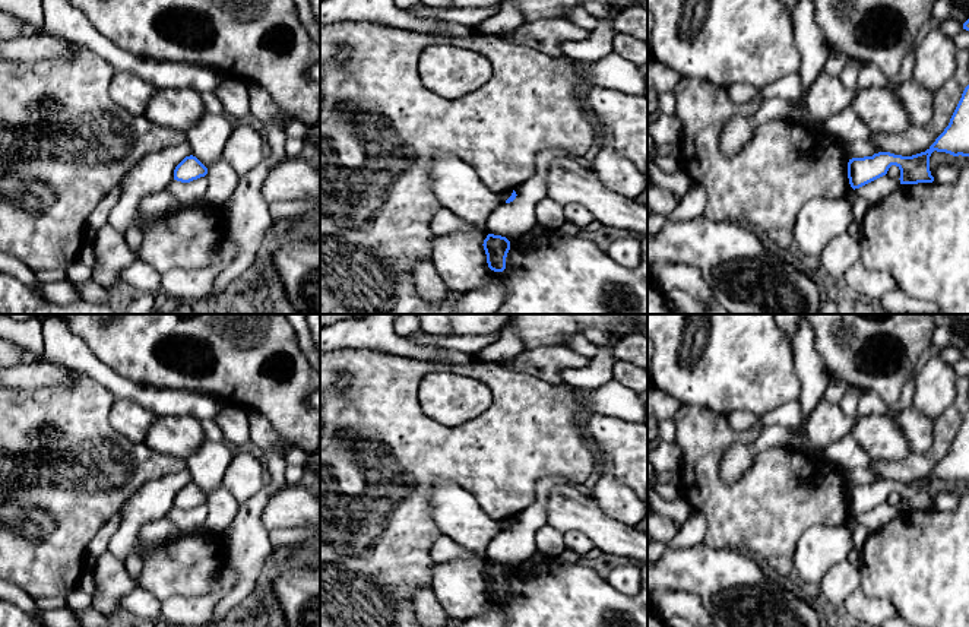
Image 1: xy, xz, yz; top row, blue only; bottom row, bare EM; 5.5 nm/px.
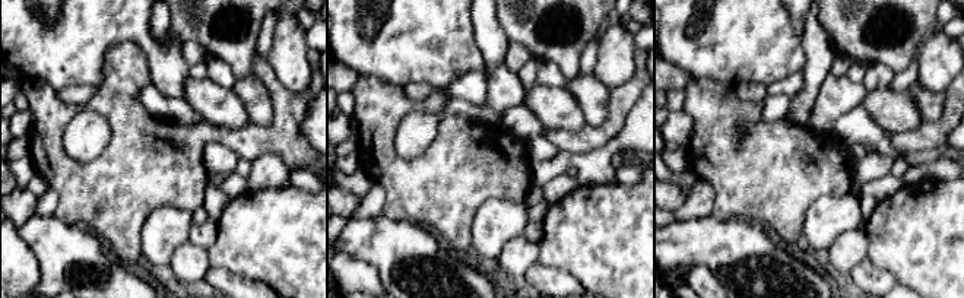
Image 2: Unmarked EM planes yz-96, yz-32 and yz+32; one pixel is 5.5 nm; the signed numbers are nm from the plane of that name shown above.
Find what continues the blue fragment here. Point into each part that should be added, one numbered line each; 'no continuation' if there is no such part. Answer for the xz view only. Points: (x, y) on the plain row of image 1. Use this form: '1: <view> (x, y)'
no continuation

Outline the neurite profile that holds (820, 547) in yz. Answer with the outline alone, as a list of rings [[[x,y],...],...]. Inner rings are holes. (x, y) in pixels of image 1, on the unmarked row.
[[[817,525],[807,529],[794,550],[794,573],[802,586],[817,588],[832,566],[848,560],[854,551],[852,531],[843,526]]]

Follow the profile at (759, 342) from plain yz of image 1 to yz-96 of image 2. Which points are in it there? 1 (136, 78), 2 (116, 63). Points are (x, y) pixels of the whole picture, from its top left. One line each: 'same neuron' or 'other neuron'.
1: other neuron
2: other neuron

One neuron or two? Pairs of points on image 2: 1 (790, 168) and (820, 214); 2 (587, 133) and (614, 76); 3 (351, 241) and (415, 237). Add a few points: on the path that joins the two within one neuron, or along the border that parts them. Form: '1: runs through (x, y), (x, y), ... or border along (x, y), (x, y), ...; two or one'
1: border along (846, 193), (820, 195), (806, 209), (801, 234); two
2: border along (636, 66), (634, 75), (627, 82), (609, 89); two
3: runs through (367, 241), (399, 241); one

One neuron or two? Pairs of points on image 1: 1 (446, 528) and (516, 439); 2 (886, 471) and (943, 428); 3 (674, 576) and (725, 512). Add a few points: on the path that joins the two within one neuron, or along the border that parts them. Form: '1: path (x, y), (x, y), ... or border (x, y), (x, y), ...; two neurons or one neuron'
1: border (430, 493), (431, 515), (443, 534); two neurons
2: path (903, 471), (921, 465), (940, 446); one neuron
3: border (705, 542), (713, 548), (734, 548), (738, 551); two neurons

